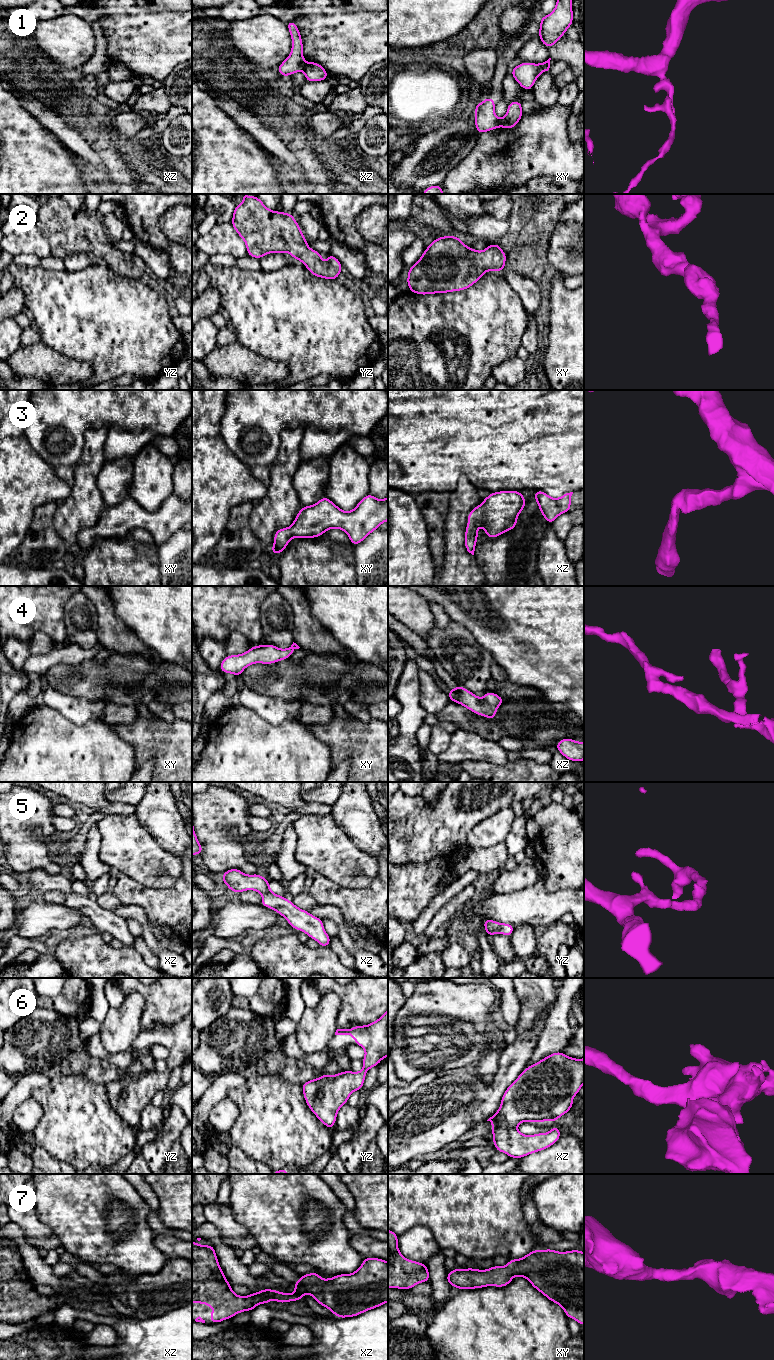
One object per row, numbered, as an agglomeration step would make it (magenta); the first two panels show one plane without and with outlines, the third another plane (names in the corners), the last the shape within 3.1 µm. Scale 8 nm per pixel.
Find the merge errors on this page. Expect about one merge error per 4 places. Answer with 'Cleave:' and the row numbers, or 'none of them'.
Cleave: 1

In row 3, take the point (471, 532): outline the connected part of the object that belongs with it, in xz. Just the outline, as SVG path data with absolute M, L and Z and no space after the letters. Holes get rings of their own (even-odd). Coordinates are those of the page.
M520 491L492 492L483 503L474 507L468 514L464 546L474 555L478 539L478 526L481 524L488 538L496 538L517 526L517 517L527 501Z

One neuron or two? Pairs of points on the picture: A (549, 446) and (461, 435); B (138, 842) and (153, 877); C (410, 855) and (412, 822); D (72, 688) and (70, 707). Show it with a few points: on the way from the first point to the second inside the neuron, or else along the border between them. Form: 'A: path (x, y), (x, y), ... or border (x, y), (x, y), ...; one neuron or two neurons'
A: path (527, 435), (483, 435); one neuron
B: path (138, 851), (138, 854), (152, 868); one neuron
C: path (412, 847), (412, 830); one neuron
D: border (50, 686), (62, 693), (82, 696), (94, 701); two neurons

